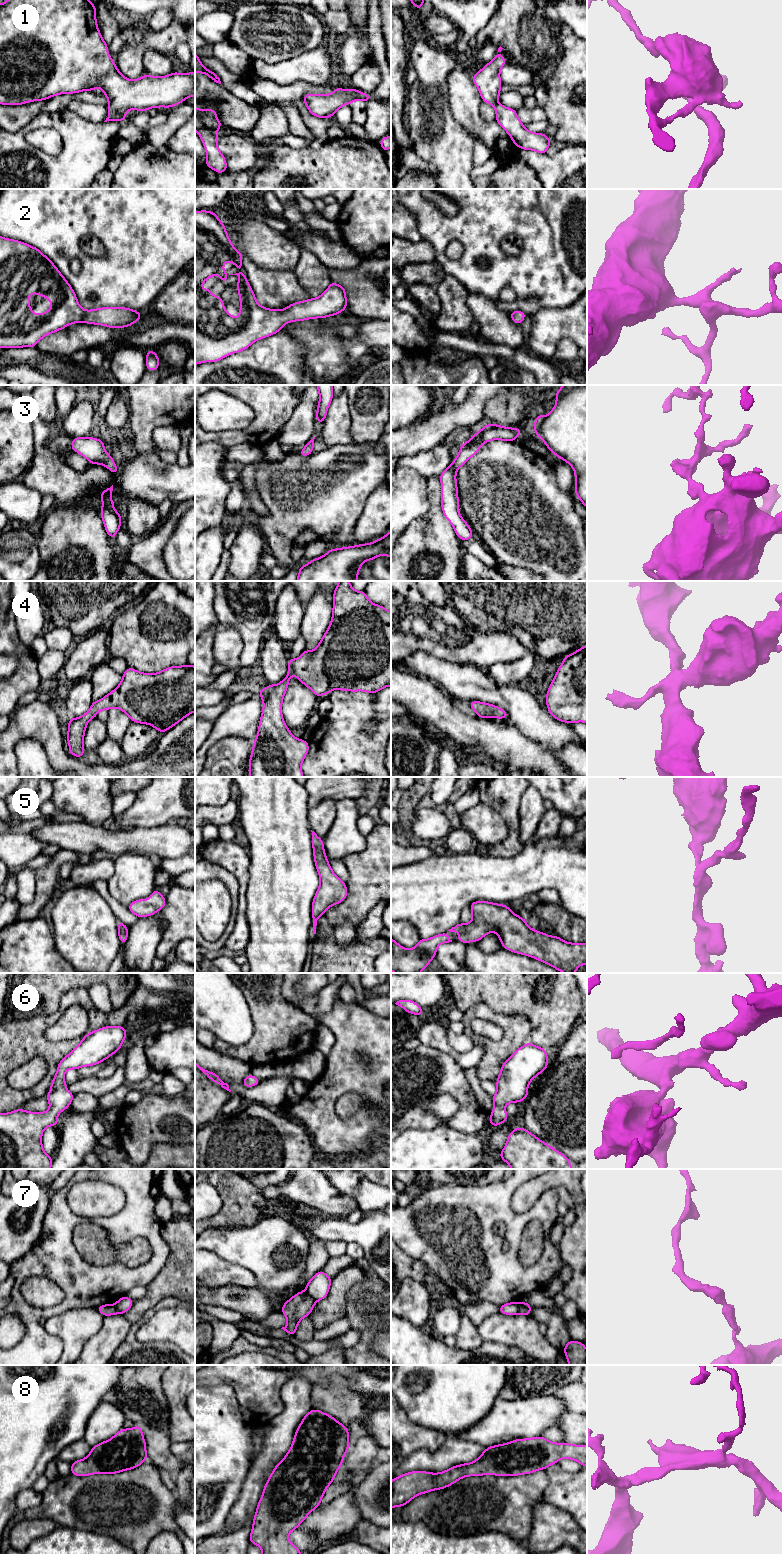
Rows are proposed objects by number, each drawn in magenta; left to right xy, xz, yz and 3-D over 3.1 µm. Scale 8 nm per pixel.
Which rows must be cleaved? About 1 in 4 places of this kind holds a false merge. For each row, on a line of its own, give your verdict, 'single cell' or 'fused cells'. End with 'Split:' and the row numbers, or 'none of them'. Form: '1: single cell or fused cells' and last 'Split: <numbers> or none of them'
1: single cell
2: single cell
3: single cell
4: single cell
5: single cell
6: single cell
7: fused cells
8: single cell
Split: 7

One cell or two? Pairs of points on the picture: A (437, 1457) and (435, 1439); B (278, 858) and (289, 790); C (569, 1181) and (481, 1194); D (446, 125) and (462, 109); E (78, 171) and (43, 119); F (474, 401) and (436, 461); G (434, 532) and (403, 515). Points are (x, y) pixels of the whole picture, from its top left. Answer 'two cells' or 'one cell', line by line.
A: two cells
B: one cell
C: two cells
D: two cells
E: one cell
F: two cells
G: two cells

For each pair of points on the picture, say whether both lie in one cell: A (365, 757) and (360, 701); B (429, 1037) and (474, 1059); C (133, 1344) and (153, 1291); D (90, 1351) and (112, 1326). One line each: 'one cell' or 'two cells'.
A: one cell
B: one cell
C: two cells
D: one cell

